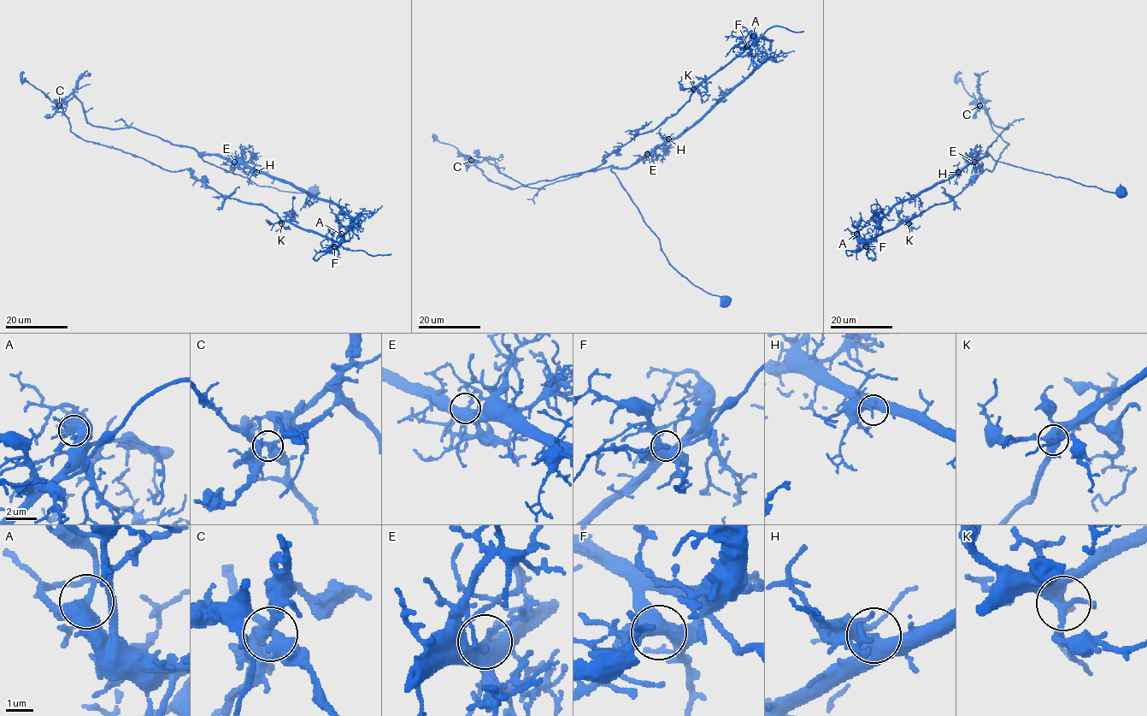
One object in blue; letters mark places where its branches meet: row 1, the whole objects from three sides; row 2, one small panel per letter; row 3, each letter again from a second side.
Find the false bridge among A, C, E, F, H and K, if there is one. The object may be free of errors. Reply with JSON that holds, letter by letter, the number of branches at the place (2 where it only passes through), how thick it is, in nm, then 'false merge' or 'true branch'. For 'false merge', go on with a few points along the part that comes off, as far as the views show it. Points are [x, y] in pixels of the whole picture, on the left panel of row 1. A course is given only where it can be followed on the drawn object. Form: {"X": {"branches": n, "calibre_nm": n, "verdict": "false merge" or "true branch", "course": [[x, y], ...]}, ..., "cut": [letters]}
{"A": {"branches": 4, "calibre_nm": 360, "verdict": "true branch"}, "C": {"branches": 4, "calibre_nm": 360, "verdict": "false merge", "course": [[59, 105], [70, 131], [86, 140], [163, 168], [187, 168], [223, 195], [261, 204], [343, 248], [391, 254]]}, "E": {"branches": 4, "calibre_nm": 440, "verdict": "true branch"}, "F": {"branches": 4, "calibre_nm": 480, "verdict": "true branch"}, "H": {"branches": 4, "calibre_nm": 460, "verdict": "true branch"}, "K": {"branches": 4, "calibre_nm": 340, "verdict": "true branch"}, "cut": ["C"]}

